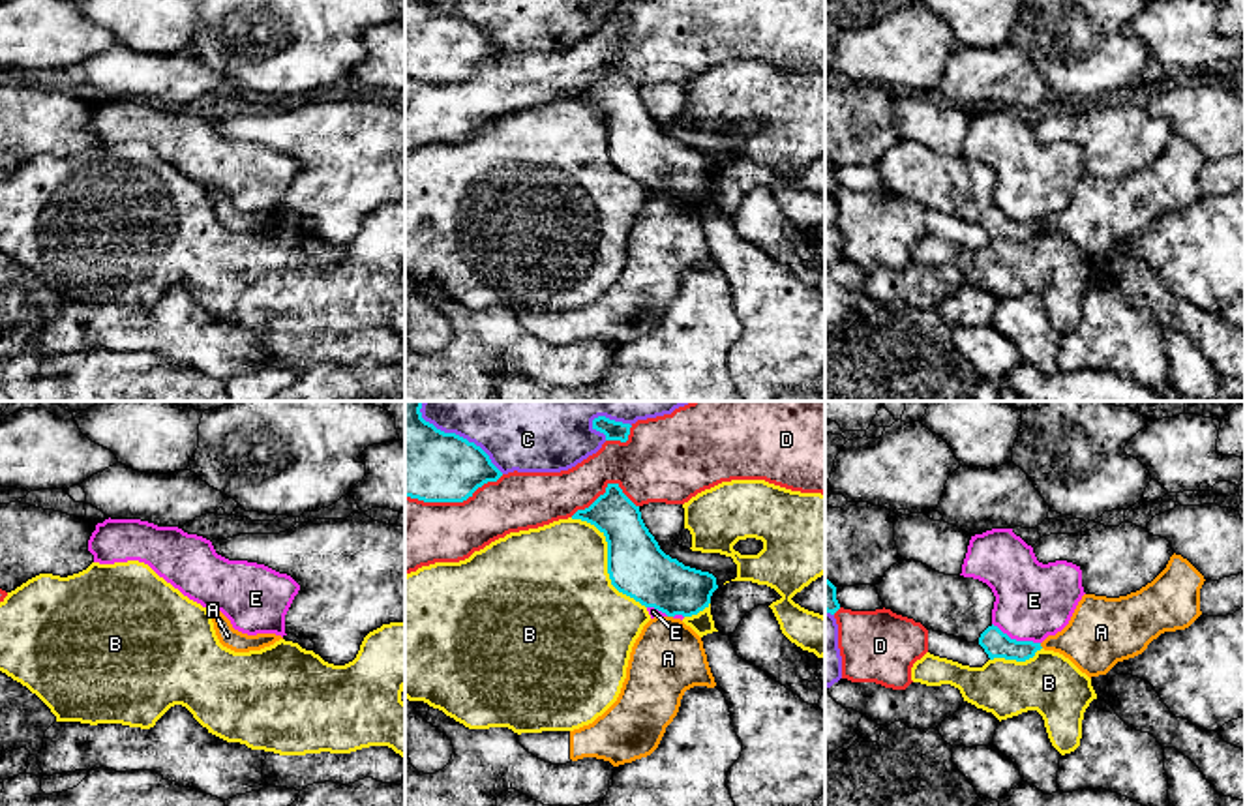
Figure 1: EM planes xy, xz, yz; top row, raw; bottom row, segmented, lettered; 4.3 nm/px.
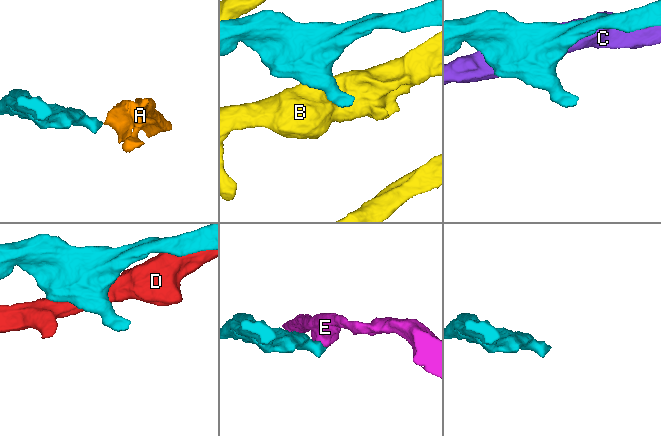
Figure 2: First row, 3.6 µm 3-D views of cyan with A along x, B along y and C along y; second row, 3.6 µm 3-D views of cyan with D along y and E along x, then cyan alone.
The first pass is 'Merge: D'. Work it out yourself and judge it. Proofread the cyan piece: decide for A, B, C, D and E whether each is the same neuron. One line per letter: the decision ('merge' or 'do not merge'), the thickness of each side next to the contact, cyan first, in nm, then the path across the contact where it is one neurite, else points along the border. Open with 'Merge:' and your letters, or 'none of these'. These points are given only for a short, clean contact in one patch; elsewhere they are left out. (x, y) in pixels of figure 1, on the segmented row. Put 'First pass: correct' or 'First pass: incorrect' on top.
First pass: incorrect
Merge: none of these
A: do not merge; 260 nm thick on the cyan side, 320 nm on the other; border along xz (668, 615), (672, 617)
B: do not merge; 260 nm thick on the cyan side, 480 nm on the other
C: do not merge; 360 nm thick on the cyan side, 440 nm on the other
D: do not merge; 320 nm thick on the cyan side, 300 nm on the other
E: do not merge; 120 nm thick on the cyan side, 320 nm on the other

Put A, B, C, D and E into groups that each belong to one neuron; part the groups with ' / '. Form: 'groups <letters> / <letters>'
groups A / B / C / D / E

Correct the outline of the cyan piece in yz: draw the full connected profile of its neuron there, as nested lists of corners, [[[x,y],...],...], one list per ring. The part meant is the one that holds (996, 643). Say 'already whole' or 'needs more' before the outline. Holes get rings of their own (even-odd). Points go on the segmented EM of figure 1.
already whole; [[[994,624],[981,634],[979,645],[984,649],[990,660],[1005,658],[1016,662],[1026,662],[1042,649],[1041,643],[1011,639]]]

